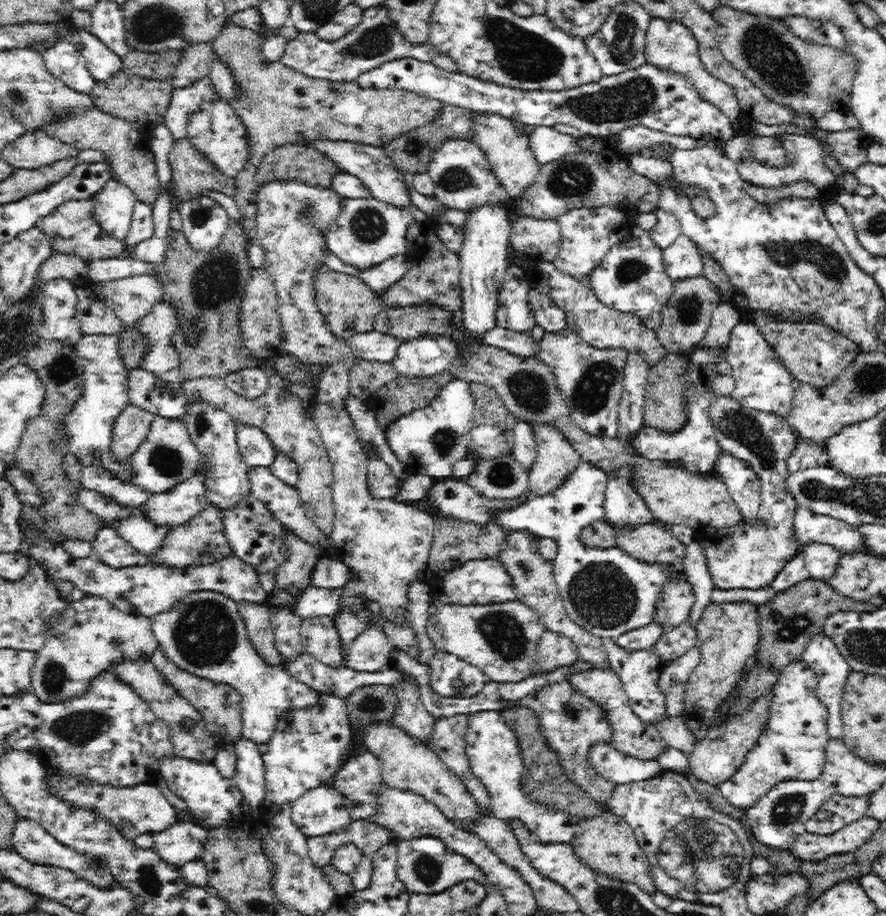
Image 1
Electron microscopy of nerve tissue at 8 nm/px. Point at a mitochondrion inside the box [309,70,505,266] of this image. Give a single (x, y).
(369, 225)

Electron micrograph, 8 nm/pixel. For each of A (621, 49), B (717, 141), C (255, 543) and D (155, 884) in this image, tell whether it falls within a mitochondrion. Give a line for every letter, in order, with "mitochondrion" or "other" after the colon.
A: mitochondrion
B: other
C: other
D: mitochondrion

